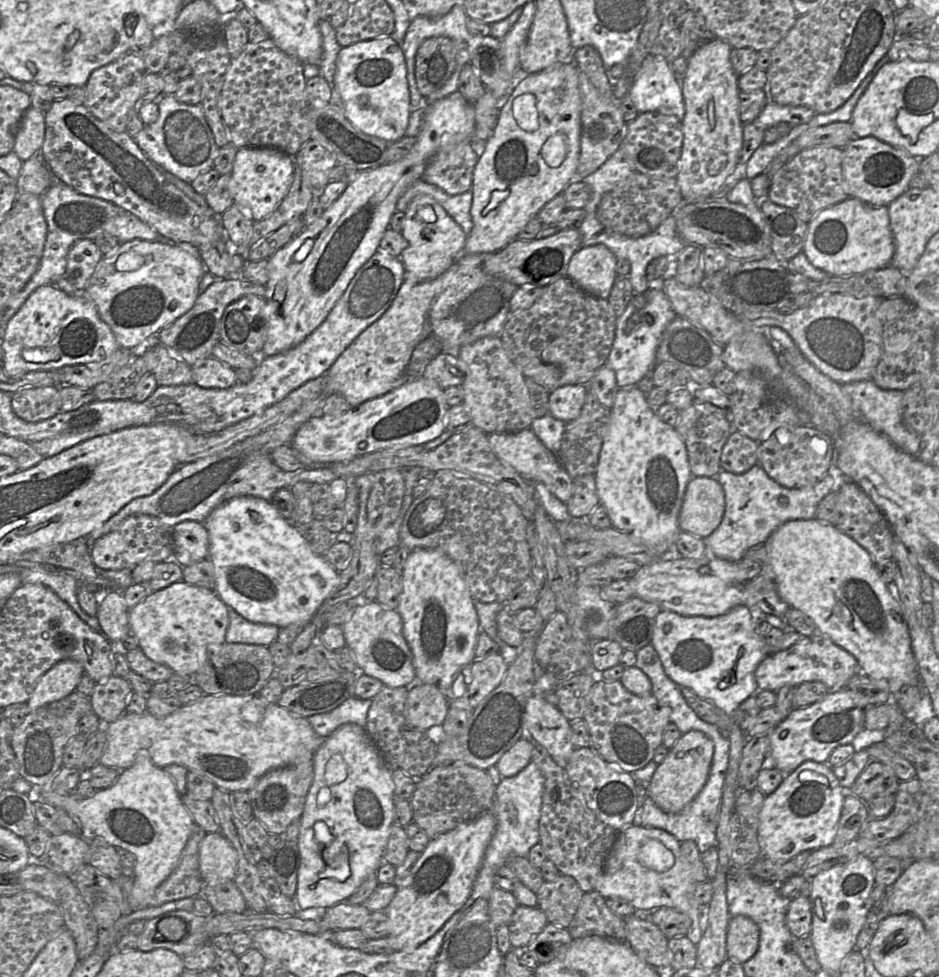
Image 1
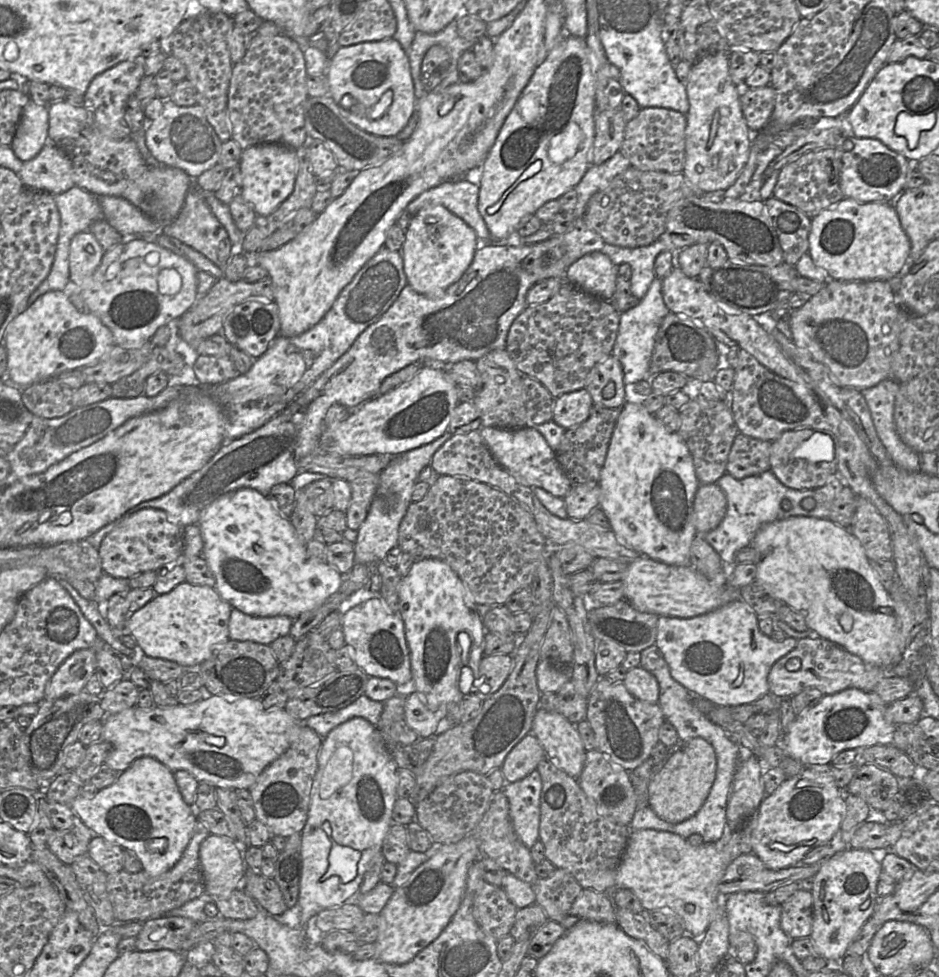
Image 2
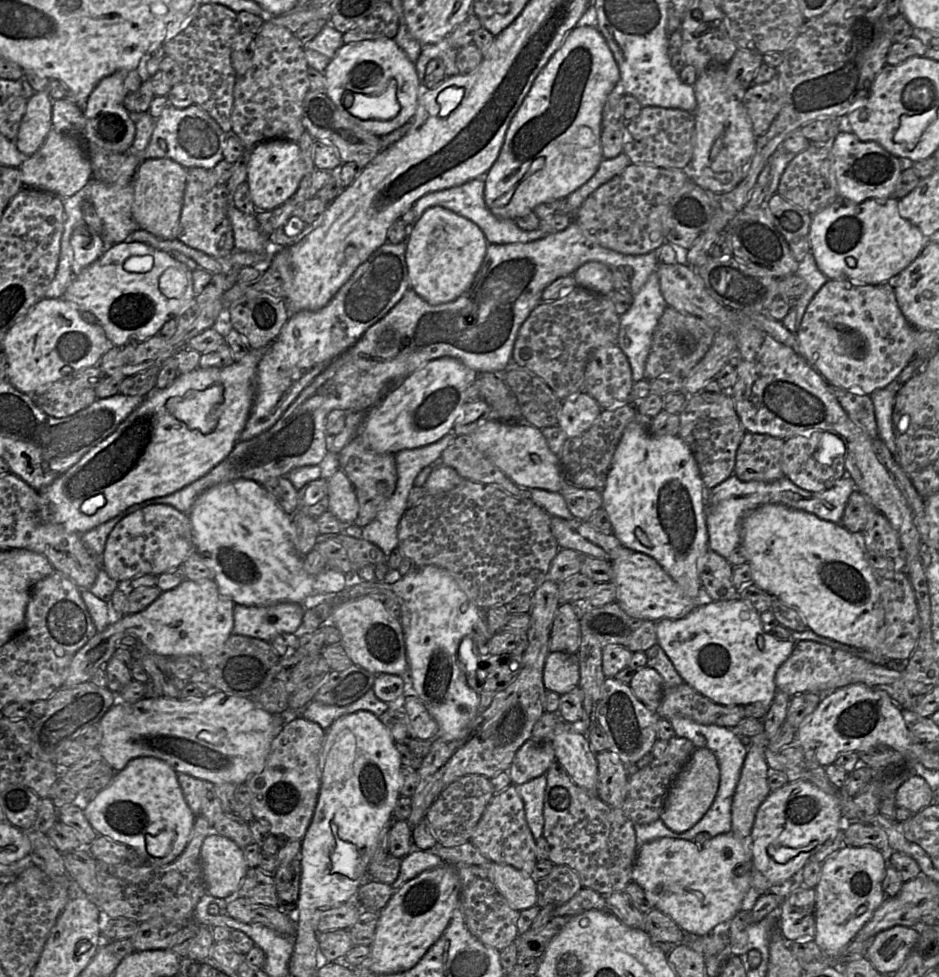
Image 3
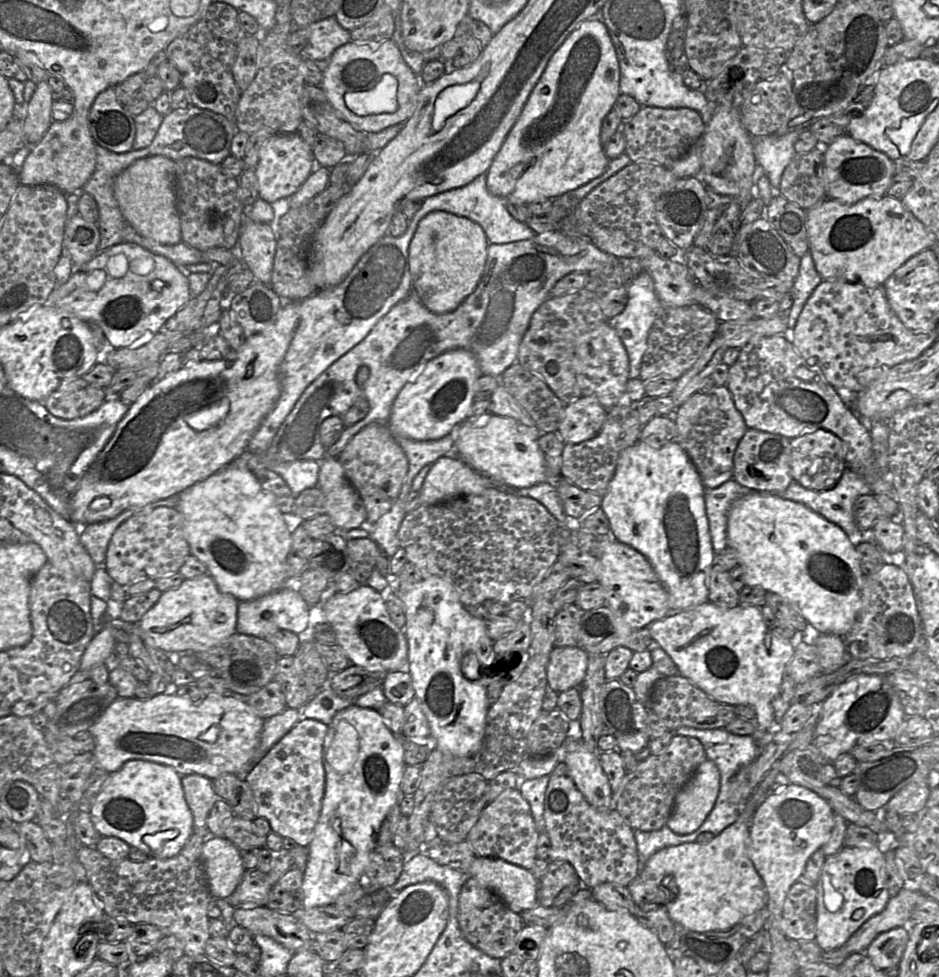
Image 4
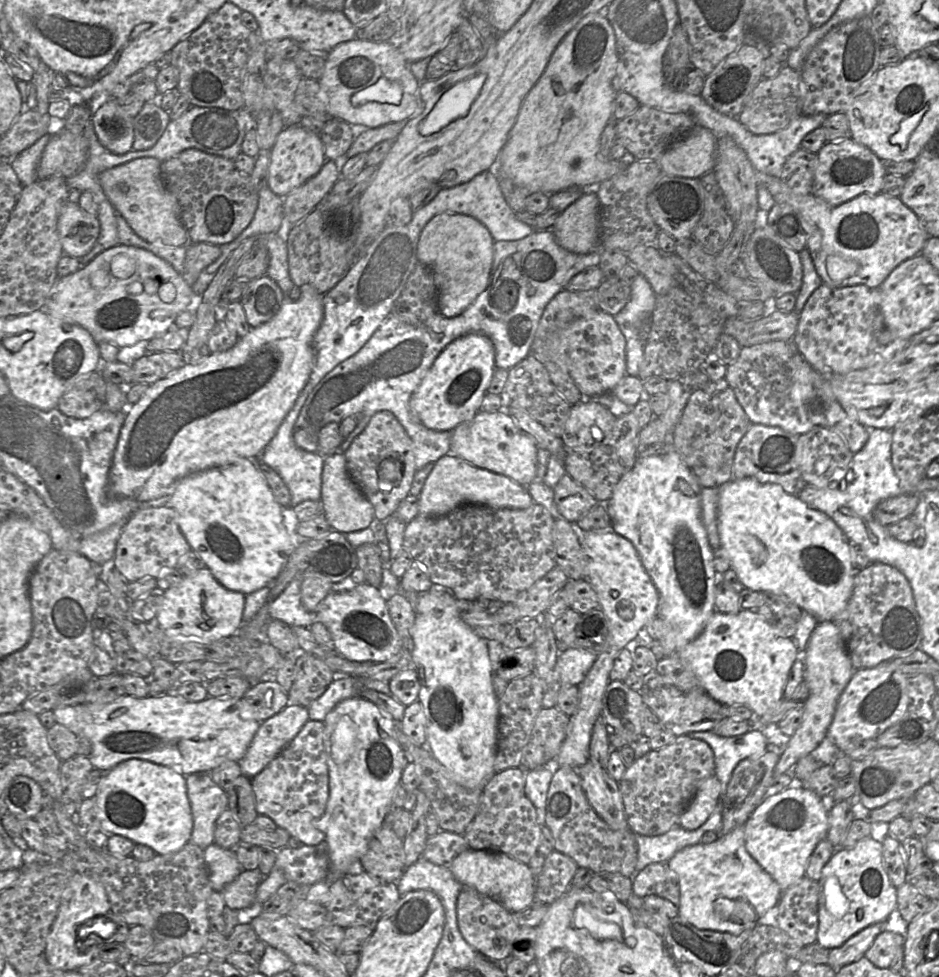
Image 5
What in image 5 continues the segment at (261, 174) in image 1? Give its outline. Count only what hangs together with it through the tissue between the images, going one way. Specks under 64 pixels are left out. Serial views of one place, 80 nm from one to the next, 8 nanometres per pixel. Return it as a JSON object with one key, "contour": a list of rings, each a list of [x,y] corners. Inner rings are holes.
{"contour":[[[300,125],[285,127],[277,135],[270,149],[267,185],[273,193],[285,197],[316,175],[325,161],[324,145],[320,134],[304,129]]]}

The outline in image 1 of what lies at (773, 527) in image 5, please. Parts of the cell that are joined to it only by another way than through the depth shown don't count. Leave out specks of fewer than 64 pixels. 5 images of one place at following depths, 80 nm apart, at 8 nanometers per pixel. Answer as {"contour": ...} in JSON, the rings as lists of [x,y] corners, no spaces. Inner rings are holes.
{"contour":[[[816,518],[790,520],[779,526],[764,542],[767,550],[766,562],[763,562],[763,572],[771,574],[775,580],[780,597],[792,608],[802,611],[809,616],[819,634],[828,637],[837,646],[849,652],[857,661],[860,671],[866,676],[876,680],[886,680],[889,685],[893,702],[900,708],[903,714],[913,710],[922,699],[922,686],[918,675],[915,657],[910,646],[910,637],[907,626],[903,620],[898,602],[891,595],[888,586],[876,572],[873,561],[867,551],[848,535],[836,528],[835,525],[823,522]]]}

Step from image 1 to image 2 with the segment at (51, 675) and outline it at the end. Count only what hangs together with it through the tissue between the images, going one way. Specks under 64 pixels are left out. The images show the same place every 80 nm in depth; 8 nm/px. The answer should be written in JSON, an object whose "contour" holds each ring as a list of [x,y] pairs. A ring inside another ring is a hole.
{"contour":[[[80,649],[69,656],[48,681],[43,700],[55,700],[78,694],[96,672],[97,661],[94,649]]]}

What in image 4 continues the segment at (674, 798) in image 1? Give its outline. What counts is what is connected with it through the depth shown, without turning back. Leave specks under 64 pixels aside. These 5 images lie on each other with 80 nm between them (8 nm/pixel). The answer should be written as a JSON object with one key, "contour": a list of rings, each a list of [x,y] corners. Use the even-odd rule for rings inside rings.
{"contour":[[[710,759],[701,763],[678,792],[666,826],[677,834],[697,830],[713,809],[720,790],[720,771]]]}

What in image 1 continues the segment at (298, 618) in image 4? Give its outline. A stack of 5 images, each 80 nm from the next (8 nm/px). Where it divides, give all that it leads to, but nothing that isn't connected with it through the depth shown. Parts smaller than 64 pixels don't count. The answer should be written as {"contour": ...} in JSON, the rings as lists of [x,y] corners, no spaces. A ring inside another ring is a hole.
{"contour":[[[228,607],[228,616],[226,643],[256,644],[269,647],[277,639],[280,627],[276,625],[250,622],[230,607]]]}

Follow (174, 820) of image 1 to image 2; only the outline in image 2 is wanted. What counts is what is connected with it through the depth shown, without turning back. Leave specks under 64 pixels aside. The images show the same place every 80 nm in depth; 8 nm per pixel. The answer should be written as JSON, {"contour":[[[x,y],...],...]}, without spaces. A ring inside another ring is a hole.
{"contour":[[[149,756],[136,759],[127,770],[119,773],[113,784],[99,790],[92,799],[78,794],[71,807],[94,835],[135,852],[142,863],[142,870],[150,877],[164,874],[179,861],[193,835],[197,820],[196,810],[183,800],[173,771]]]}

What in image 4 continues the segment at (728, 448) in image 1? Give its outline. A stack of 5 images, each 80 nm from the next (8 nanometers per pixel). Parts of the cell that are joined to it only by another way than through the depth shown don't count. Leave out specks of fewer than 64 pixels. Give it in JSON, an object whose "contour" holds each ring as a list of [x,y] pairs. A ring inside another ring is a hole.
{"contour":[[[748,428],[734,454],[733,479],[757,492],[782,492],[794,482],[790,471],[791,439]]]}

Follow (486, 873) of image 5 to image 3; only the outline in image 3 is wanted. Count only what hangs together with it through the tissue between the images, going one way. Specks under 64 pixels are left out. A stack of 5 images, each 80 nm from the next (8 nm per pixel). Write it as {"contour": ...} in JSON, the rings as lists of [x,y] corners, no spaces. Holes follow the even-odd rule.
{"contour":[[[492,862],[488,871],[490,880],[510,907],[518,912],[537,904],[537,884],[513,866]]]}

